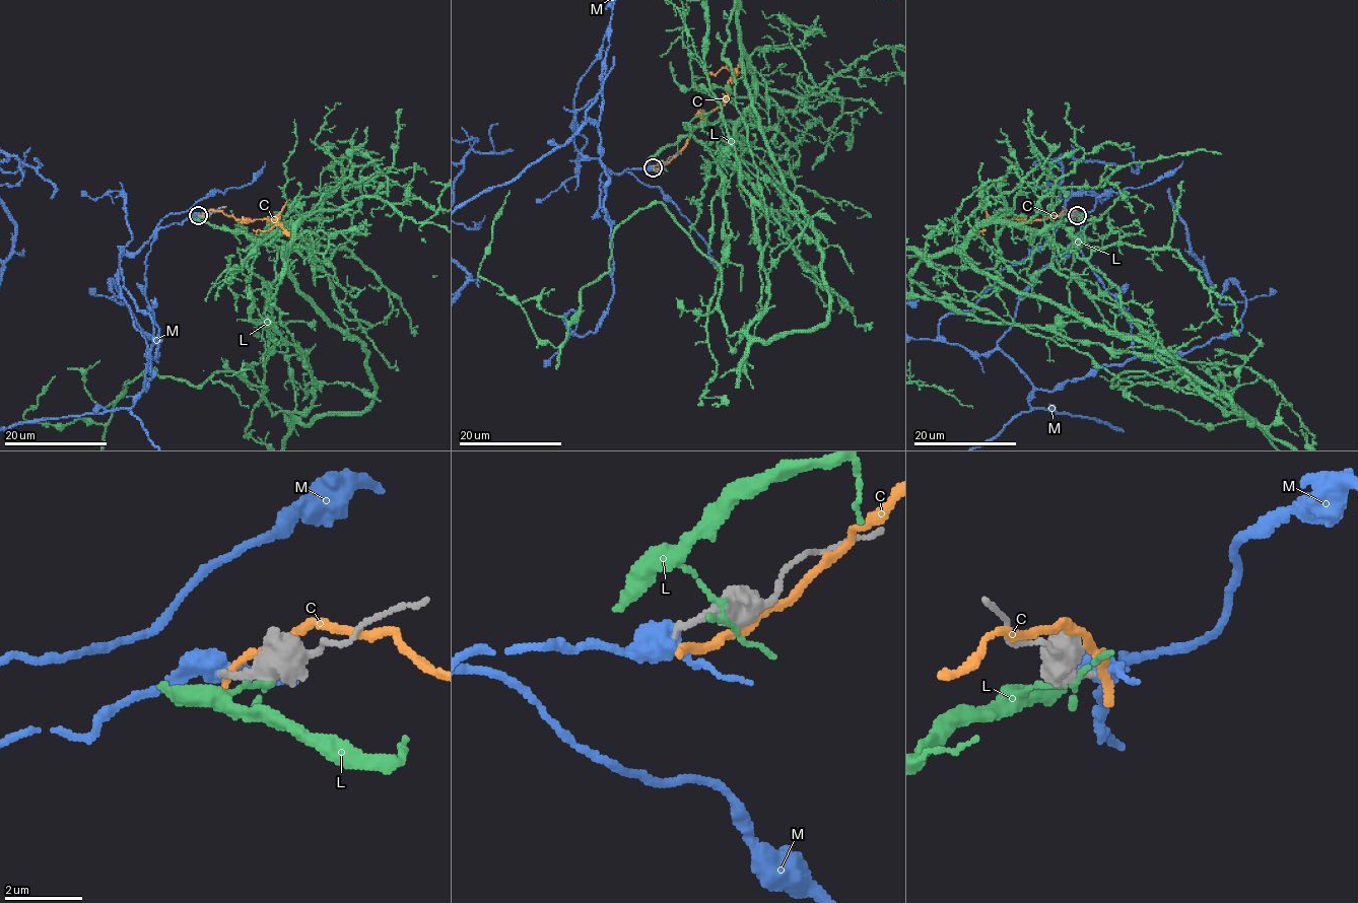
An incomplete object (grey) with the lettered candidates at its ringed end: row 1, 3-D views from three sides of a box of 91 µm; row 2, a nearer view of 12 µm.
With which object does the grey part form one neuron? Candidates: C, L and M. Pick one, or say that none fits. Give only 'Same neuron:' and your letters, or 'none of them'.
Same neuron: M

